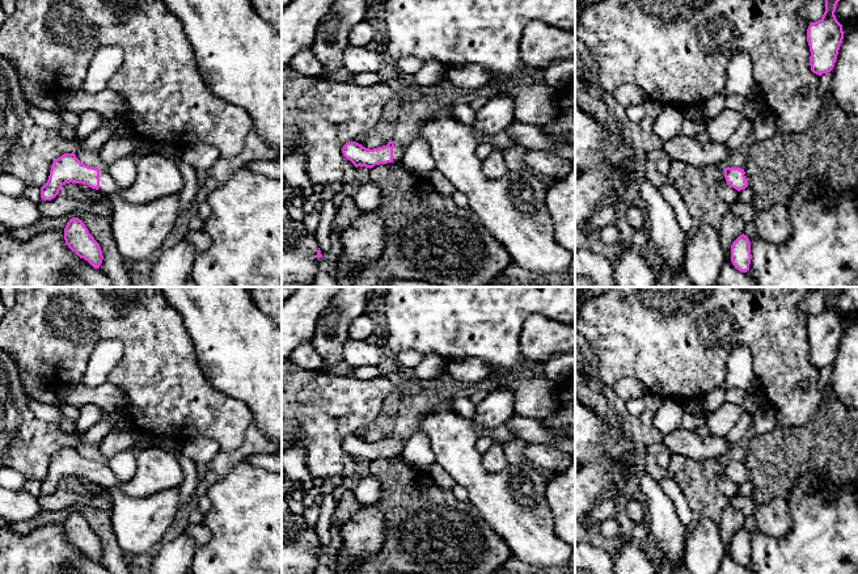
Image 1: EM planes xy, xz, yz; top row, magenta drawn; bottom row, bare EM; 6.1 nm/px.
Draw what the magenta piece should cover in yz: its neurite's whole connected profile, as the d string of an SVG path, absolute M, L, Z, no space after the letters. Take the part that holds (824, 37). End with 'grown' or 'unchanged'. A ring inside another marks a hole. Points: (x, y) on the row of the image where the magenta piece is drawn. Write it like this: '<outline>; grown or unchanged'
M825 0L823 17L810 24L807 29L811 71L819 76L833 69L844 39L842 25L834 16L838 1L840 0Z; unchanged

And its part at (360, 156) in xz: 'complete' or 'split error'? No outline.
split error

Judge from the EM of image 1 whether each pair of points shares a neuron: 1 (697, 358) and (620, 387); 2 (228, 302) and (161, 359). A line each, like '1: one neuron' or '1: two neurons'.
1: two neurons
2: two neurons

